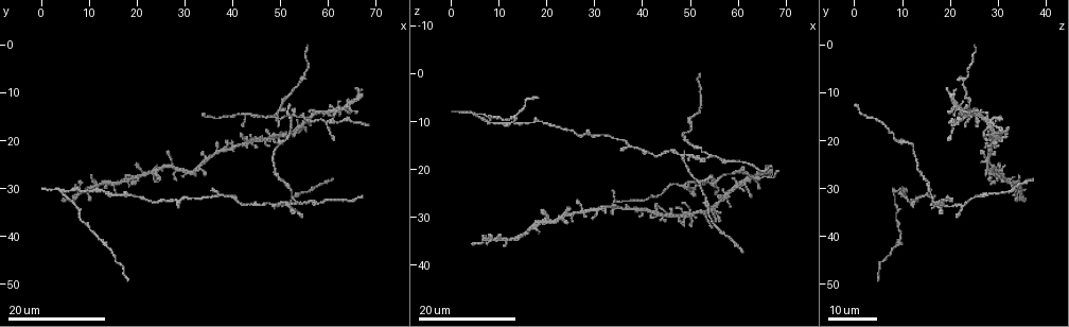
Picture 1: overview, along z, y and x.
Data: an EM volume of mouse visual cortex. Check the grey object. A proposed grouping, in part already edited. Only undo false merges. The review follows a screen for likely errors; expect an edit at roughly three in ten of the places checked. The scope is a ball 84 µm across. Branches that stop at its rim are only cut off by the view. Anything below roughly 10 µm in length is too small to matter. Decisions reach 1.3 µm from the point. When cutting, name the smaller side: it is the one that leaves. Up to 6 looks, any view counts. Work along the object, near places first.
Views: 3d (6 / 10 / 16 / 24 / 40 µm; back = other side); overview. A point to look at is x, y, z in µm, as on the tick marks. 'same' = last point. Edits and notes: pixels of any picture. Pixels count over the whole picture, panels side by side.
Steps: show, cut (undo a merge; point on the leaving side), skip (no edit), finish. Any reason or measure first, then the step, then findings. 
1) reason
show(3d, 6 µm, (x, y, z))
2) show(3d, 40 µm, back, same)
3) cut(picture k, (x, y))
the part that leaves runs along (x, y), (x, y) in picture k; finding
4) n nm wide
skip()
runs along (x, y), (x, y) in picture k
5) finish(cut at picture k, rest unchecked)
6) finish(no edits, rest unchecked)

two arms at a narrow angle
show(3d, 24 µm, (48.0, 15.0, 24.0))

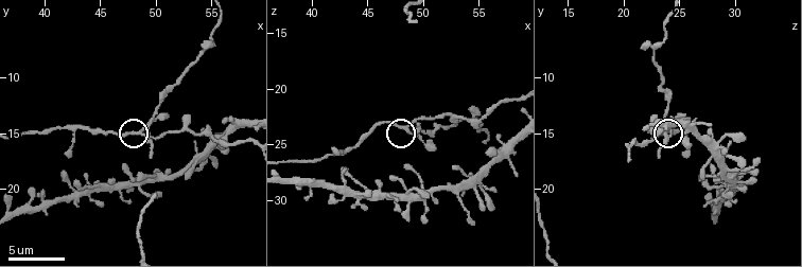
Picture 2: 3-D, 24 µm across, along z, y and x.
show(3d, 6 µm, (48.6, 14.8, 23.6))

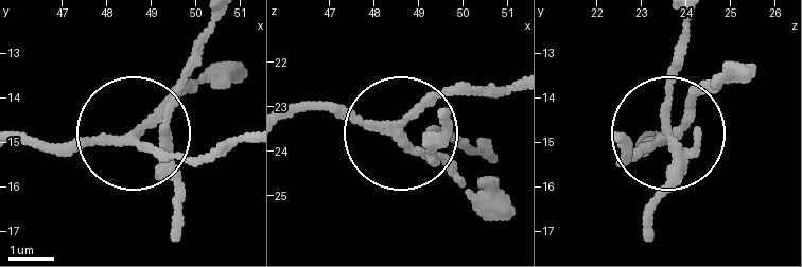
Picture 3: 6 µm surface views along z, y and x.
side arm 19 µm
cut(picture 3, (184, 195))
the part that leaves runs along (696, 139), (677, 136), (665, 112), (684, 21) in picture 3; a second neuron is stuck on

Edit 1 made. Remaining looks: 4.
show(overview)

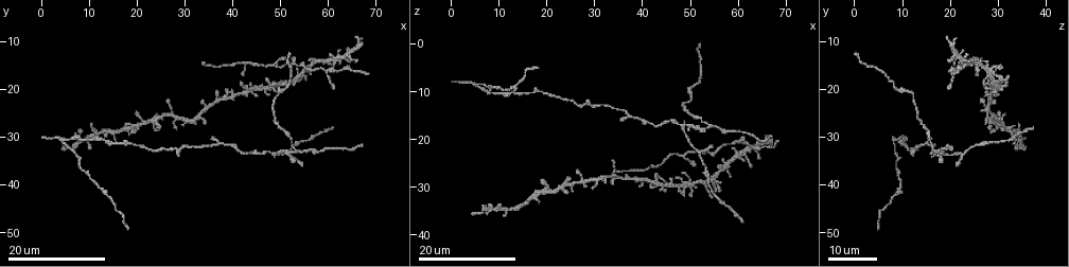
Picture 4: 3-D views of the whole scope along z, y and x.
sudden change in width
show(3d, 6 µm, (52.8, 14.6, 22.4))

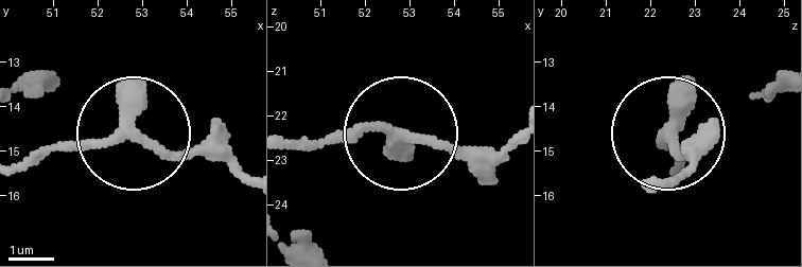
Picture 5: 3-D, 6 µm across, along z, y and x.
250 nm wide
skip()
runs along (239, 175), (124, 132), (22, 159) in picture 5; continuous, no second neuron

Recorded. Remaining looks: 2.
arms part here
show(3d, 16 µm, (54.0, 32.5, 17.0))

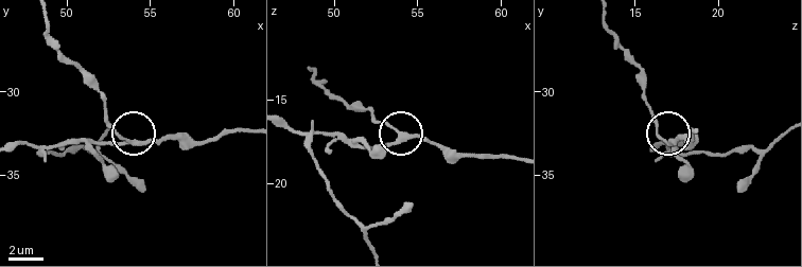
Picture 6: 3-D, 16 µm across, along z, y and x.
show(3d, 6 µm, (54.0, 33.1, 17.1))

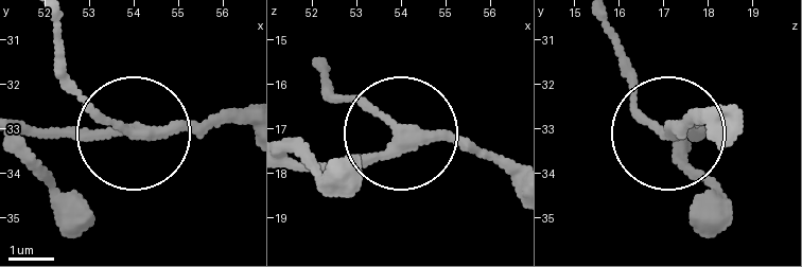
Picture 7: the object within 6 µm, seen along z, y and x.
230 nm wide
skip()
runs along (25, 129), (242, 119) in picture 7; continuous, no second neuron

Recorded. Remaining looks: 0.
finish(cut at picture 3, rest unchecked)

